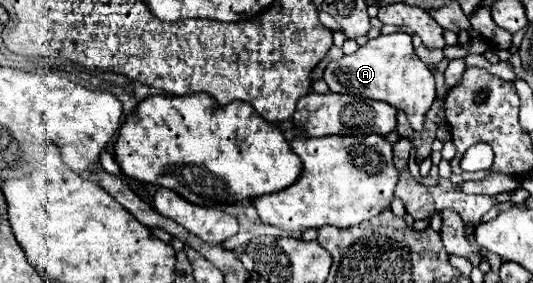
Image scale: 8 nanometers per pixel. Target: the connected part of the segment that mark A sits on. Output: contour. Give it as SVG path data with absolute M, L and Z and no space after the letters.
M402 31L370 39L356 53L332 61L324 71L324 81L328 83L332 93L364 95L402 109L408 115L408 121L414 131L422 131L424 115L436 99L434 77L426 63L416 55L412 47L412 37Z

